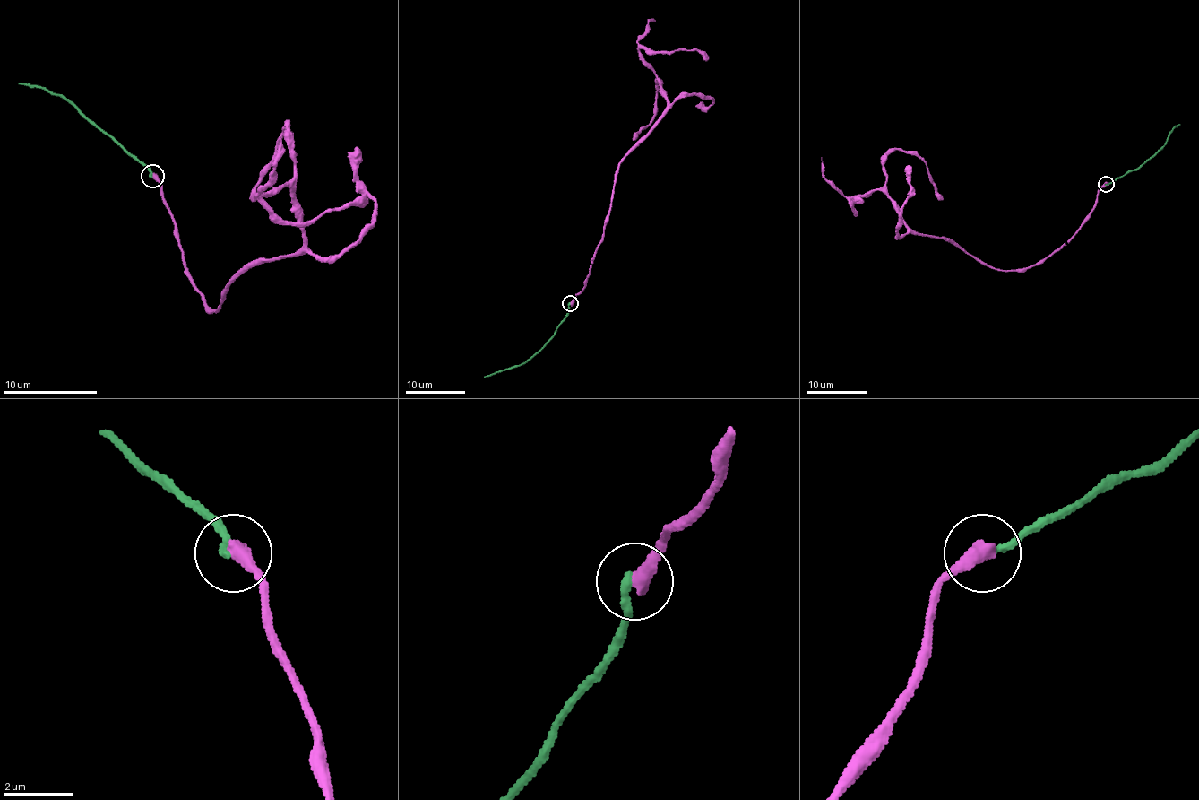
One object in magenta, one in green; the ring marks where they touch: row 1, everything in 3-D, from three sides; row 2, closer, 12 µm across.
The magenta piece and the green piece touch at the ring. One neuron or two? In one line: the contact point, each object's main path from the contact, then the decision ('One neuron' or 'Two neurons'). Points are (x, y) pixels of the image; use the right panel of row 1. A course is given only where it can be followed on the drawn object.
Place: (1106, 184). Course of magenta: (1106, 184), (1067, 241), (1017, 270), (996, 270), (910, 228), (885, 190), (884, 159), (912, 152), (943, 199). Course of green: (1106, 184), (1136, 170), (1179, 124). Two neurons

